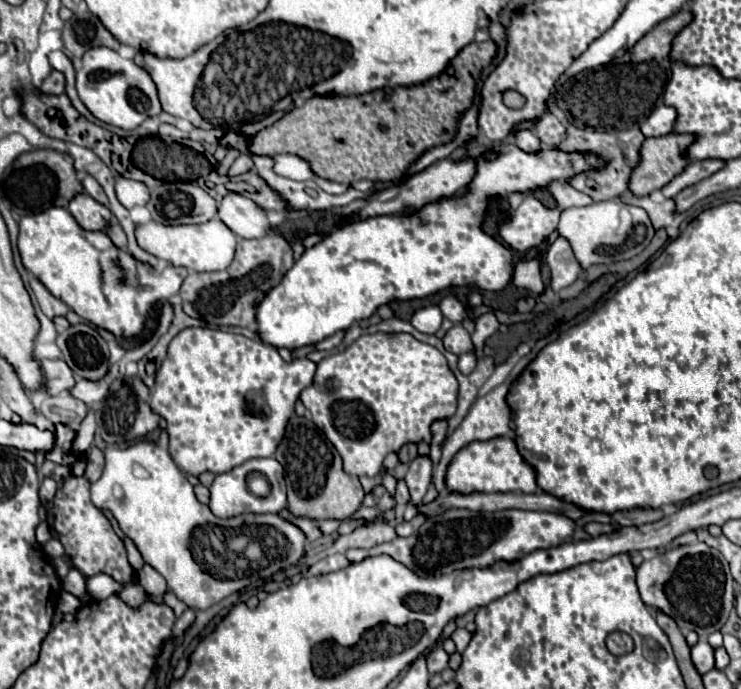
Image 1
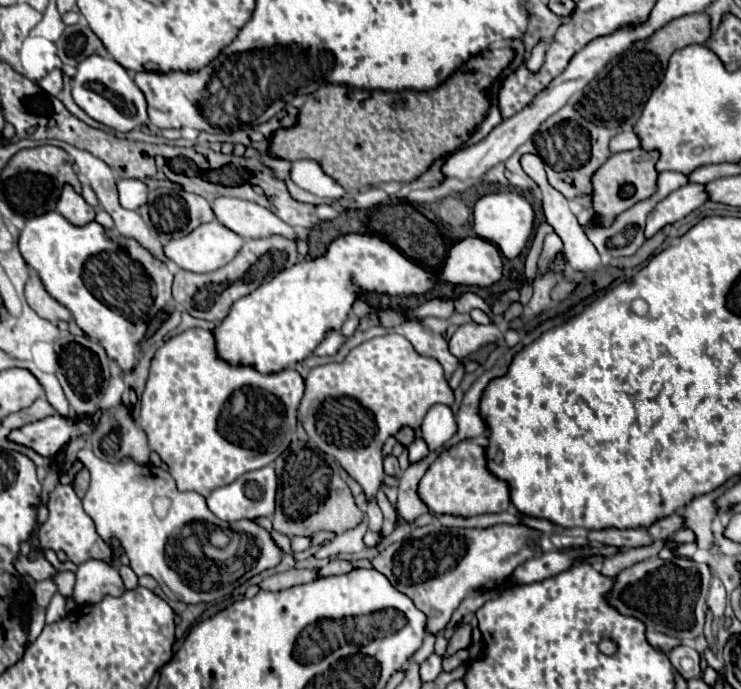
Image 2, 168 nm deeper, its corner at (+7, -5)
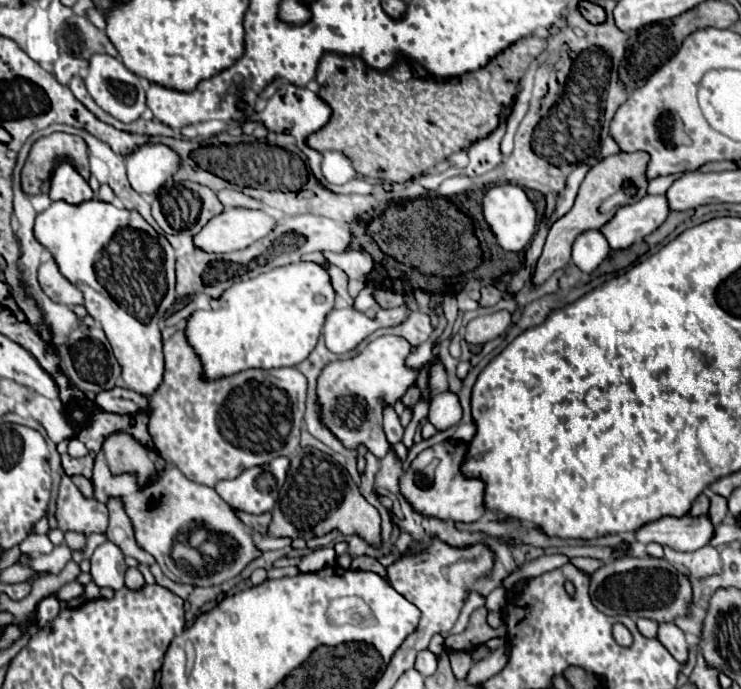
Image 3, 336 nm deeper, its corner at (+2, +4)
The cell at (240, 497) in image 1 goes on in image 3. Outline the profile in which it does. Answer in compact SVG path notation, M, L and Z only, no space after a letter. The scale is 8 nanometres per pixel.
M277 457L267 465L245 469L231 481L219 481L215 491L233 509L261 515L273 509L279 489L285 483L289 469L287 457Z

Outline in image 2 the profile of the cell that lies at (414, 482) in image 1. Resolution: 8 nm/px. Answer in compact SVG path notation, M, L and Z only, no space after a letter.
M414 440L408 446L408 462L410 464L416 464L416 462L420 462L426 456L428 456L428 448L426 448L426 442L424 440Z

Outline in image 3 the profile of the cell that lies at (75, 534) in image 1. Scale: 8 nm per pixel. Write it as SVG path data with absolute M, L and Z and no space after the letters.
M63 475L57 497L57 521L63 533L67 531L79 531L85 535L105 533L107 507L97 499L85 499L71 481L71 477Z

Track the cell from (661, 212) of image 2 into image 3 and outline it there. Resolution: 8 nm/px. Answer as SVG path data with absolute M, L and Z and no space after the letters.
M645 195L637 203L619 207L601 227L611 249L627 249L635 241L653 233L669 215L663 195Z

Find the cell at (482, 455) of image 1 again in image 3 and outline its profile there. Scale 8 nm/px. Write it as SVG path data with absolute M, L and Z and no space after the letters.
M449 439L421 451L411 461L403 477L399 479L399 493L417 513L439 521L453 521L453 523L473 523L485 513L483 481L467 479L461 473L461 461L465 451L467 451L467 443Z

